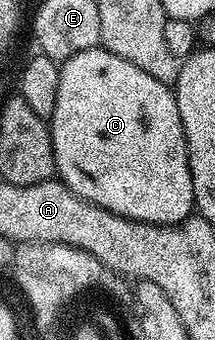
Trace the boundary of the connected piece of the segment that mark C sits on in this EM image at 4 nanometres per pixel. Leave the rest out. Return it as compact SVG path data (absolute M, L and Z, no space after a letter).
M100 46L91 50L83 50L71 58L67 58L60 65L59 98L55 98L55 110L51 117L51 131L53 134L53 153L55 154L56 175L62 184L67 185L79 198L91 202L108 212L114 212L128 220L138 220L144 224L181 224L188 216L194 215L193 183L191 182L191 166L189 165L189 151L185 141L183 122L179 118L177 93L172 87L159 78L151 78L151 74L139 70L139 66L131 66L119 54L111 54Z

